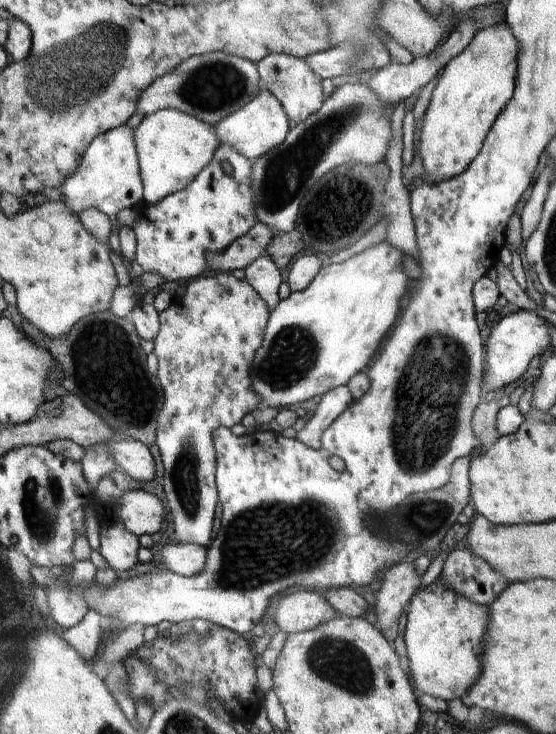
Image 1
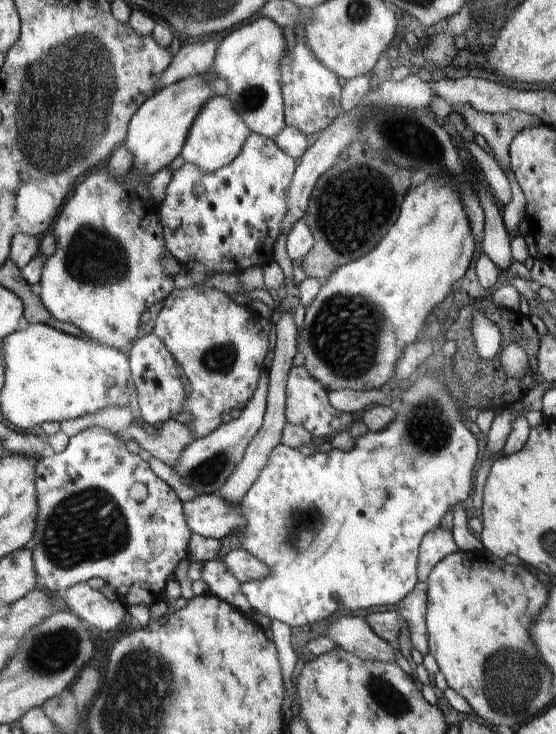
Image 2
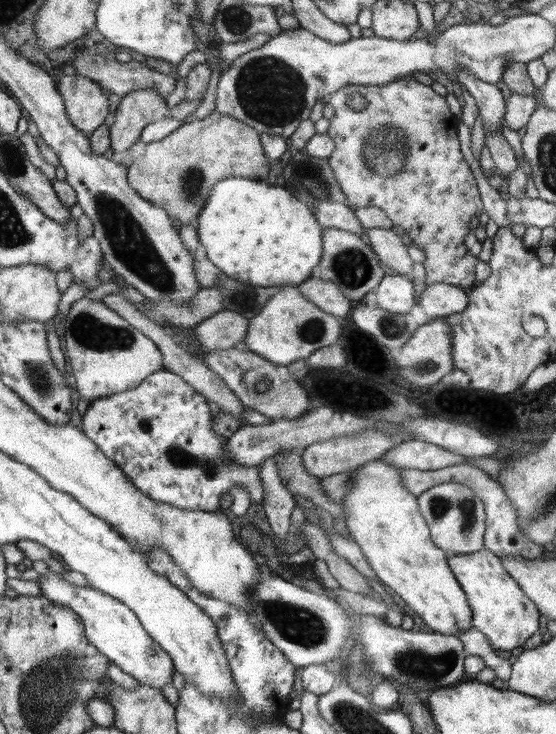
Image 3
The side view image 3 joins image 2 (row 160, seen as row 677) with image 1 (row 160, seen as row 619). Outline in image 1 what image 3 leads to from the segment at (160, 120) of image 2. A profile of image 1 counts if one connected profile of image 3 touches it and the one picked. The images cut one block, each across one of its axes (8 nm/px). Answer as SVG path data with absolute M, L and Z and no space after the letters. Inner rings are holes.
M125 123L93 138L76 172L59 187L63 201L76 214L86 208L96 208L113 220L123 208L133 208L143 203L144 188L134 144L134 128Z

